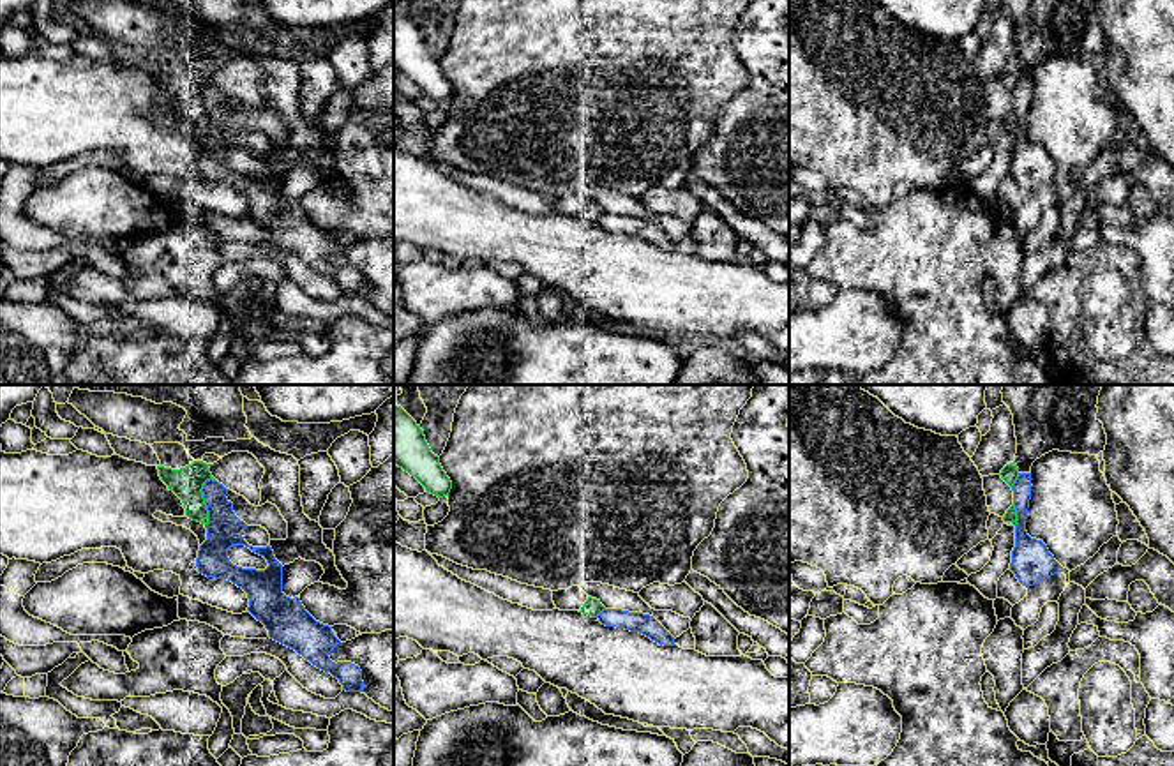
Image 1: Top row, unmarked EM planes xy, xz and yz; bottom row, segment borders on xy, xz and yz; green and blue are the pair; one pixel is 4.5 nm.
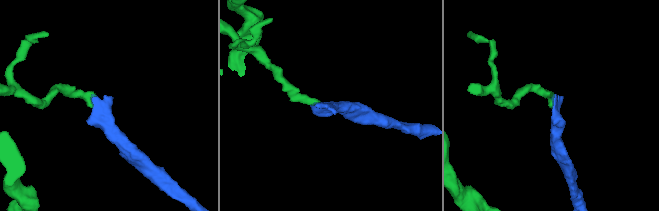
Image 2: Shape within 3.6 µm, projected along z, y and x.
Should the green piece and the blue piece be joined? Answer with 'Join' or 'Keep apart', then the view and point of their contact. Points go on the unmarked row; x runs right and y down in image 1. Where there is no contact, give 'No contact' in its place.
Keep apart. Touches green at xy (203, 106)

